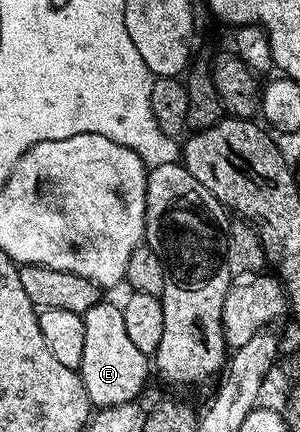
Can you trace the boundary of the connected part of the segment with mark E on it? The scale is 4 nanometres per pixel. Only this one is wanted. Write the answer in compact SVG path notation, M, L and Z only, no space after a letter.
M96 303L82 313L82 321L84 358L80 375L91 405L107 408L137 401L142 387L146 384L146 375L152 372L152 364L147 356L136 350L132 338L128 338L128 330L124 330L124 314L121 307L117 303Z

